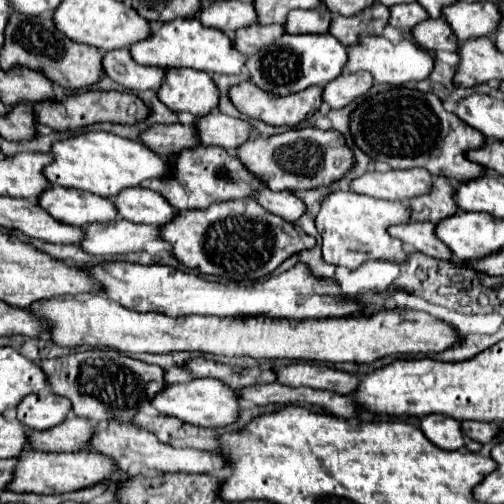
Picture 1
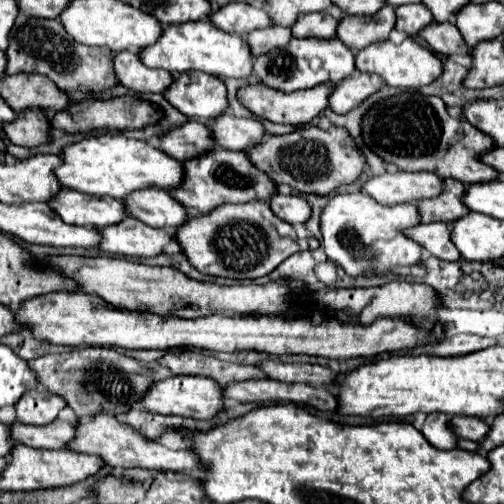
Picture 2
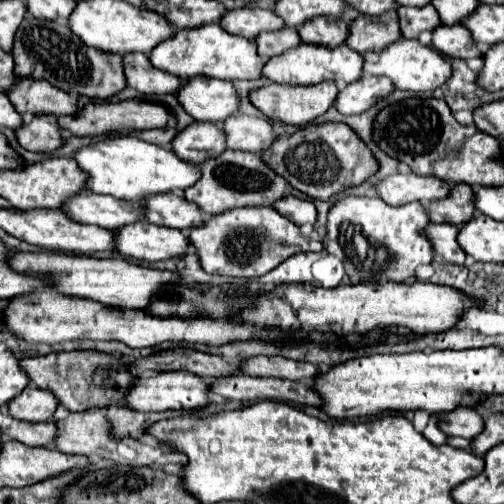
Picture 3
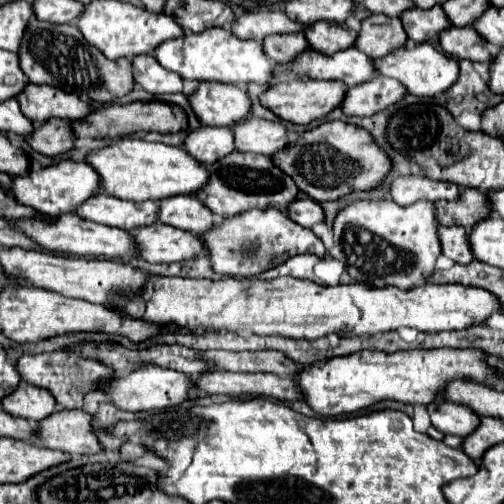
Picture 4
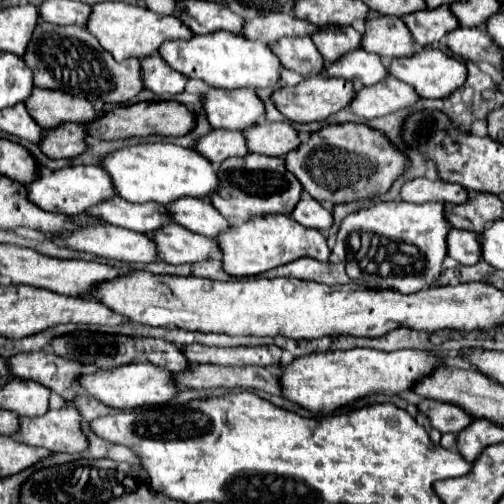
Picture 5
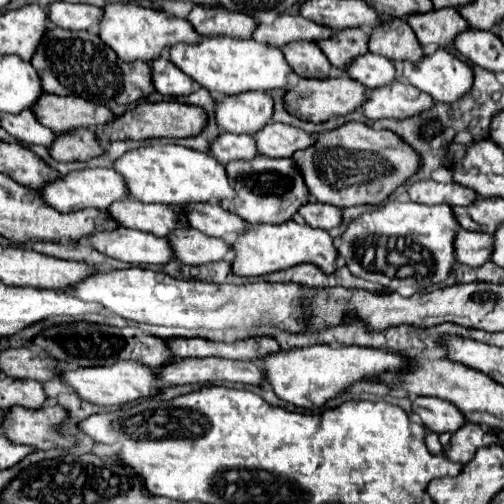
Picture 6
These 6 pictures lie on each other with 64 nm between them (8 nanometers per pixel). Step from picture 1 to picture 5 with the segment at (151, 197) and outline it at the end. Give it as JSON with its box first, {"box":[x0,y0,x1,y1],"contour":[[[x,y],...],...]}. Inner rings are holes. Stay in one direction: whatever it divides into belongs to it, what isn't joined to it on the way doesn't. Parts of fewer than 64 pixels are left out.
{"box":[168,198,232,238],"contour":[[[184,198],[176,200],[168,210],[176,224],[208,238],[218,238],[220,232],[226,232],[232,226],[230,220],[226,220],[224,216],[220,216],[220,212],[216,212],[216,208],[212,208],[210,200]]]}

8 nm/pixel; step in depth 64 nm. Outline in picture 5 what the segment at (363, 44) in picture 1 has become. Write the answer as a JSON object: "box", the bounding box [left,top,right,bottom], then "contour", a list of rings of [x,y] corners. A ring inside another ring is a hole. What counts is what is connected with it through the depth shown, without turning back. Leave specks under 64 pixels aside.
{"box":[390,48,468,98],"contour":[[[422,48],[418,54],[414,54],[410,58],[394,58],[390,62],[390,74],[402,82],[414,86],[414,90],[422,98],[444,98],[444,96],[452,96],[452,92],[456,92],[456,88],[460,88],[460,84],[464,84],[464,80],[468,78],[468,68],[464,62],[456,60],[454,56],[444,54],[438,48],[436,50]]]}

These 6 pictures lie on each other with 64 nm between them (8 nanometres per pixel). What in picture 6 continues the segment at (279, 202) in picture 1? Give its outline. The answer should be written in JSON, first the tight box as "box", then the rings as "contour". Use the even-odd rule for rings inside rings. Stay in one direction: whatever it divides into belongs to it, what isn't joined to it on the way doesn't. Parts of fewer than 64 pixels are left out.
{"box":[300,202,342,230],"contour":[[[308,202],[300,208],[300,216],[306,220],[308,226],[312,228],[322,228],[322,230],[332,230],[342,224],[342,212],[336,206],[322,204],[322,202]]]}

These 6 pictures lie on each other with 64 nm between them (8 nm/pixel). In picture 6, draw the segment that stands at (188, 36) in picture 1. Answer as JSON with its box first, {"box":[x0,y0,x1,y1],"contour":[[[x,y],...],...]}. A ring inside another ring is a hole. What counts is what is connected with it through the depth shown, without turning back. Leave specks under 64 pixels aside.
{"box":[170,36,292,96],"contour":[[[226,36],[202,38],[200,44],[176,44],[170,48],[170,60],[186,72],[194,82],[216,96],[236,96],[252,90],[288,88],[288,74],[292,72],[284,52],[256,40],[234,40]]]}

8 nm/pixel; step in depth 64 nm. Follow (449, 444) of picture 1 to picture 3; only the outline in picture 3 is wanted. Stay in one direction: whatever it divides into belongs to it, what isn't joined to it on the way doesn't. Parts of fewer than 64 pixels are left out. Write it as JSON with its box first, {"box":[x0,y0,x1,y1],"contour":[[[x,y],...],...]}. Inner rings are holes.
{"box":[422,414,446,444],"contour":[[[432,414],[430,416],[430,422],[428,422],[428,426],[424,428],[424,432],[422,432],[430,442],[434,442],[434,444],[444,444],[446,442],[446,434],[436,426],[436,416]]]}

